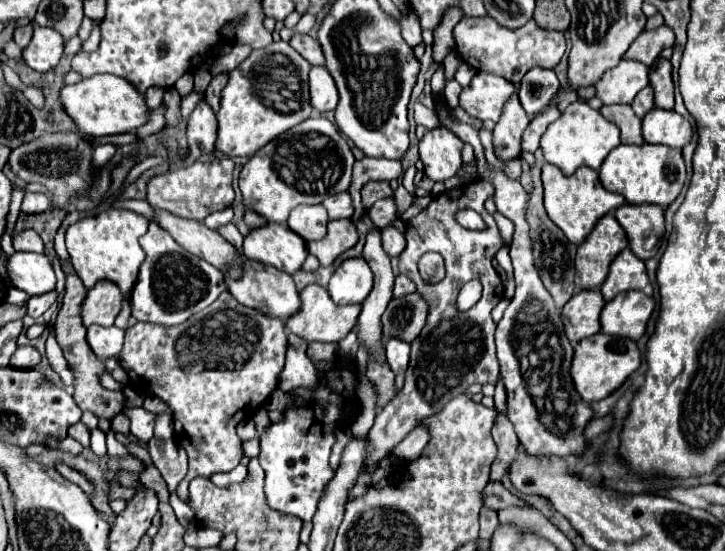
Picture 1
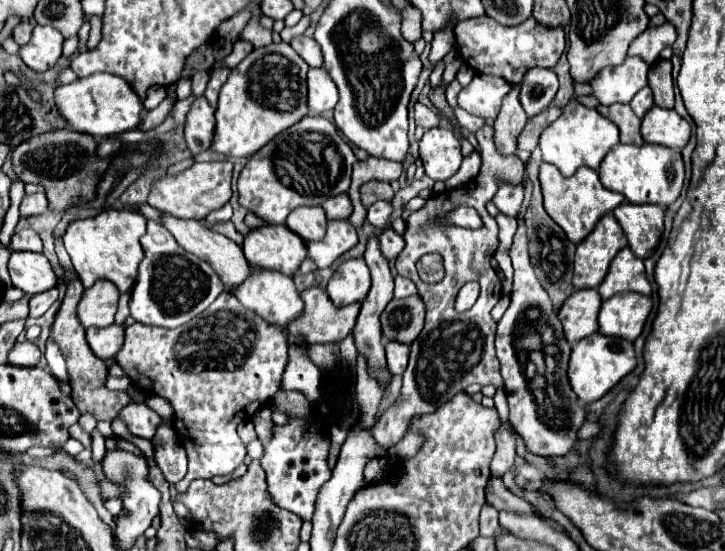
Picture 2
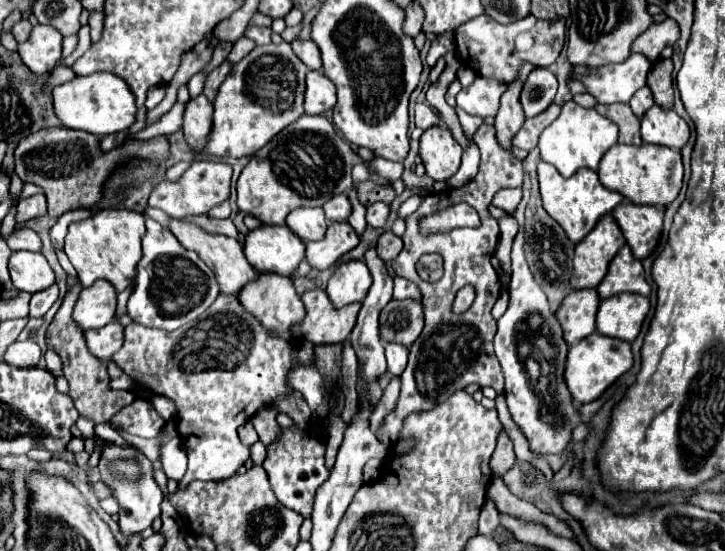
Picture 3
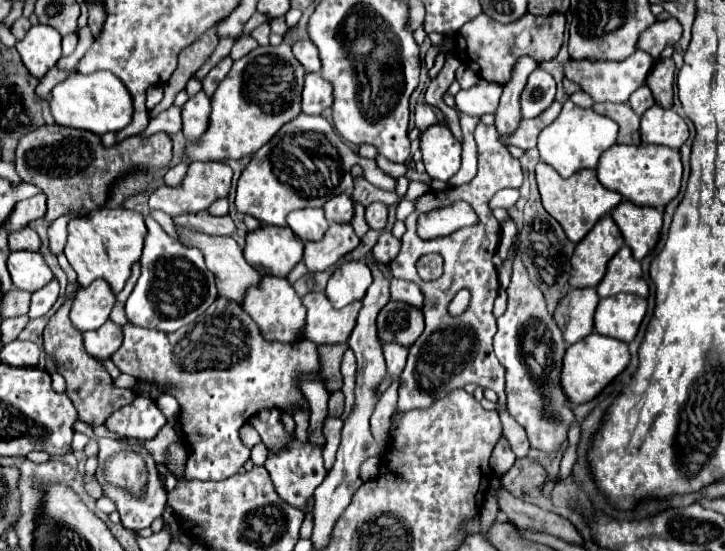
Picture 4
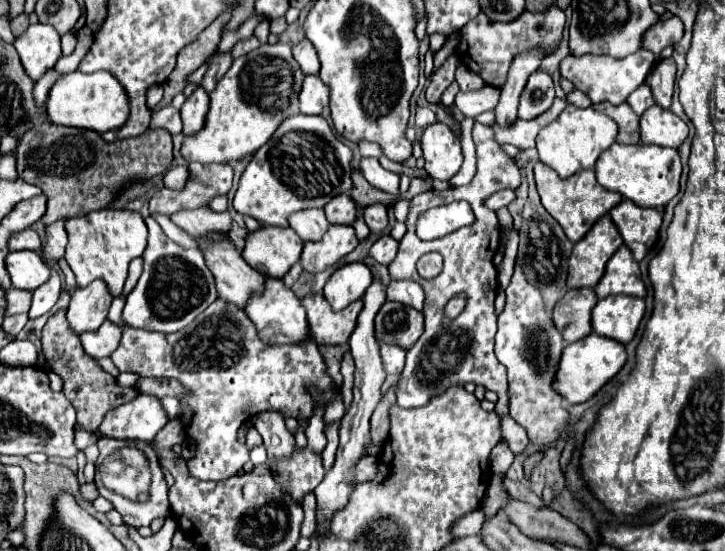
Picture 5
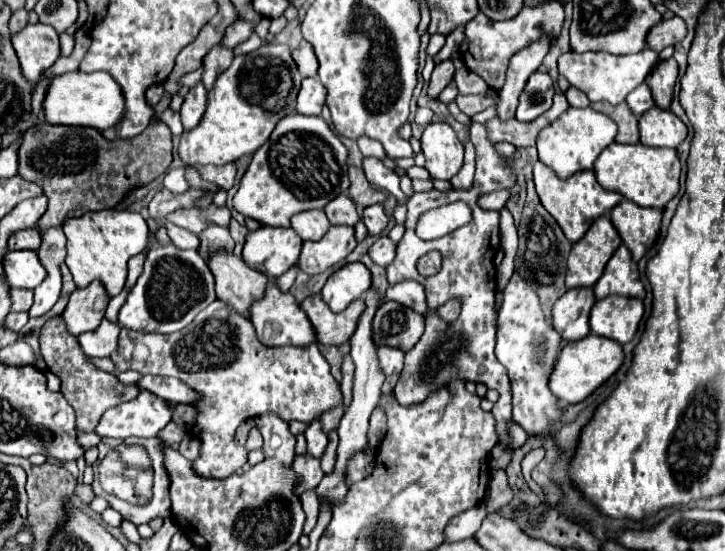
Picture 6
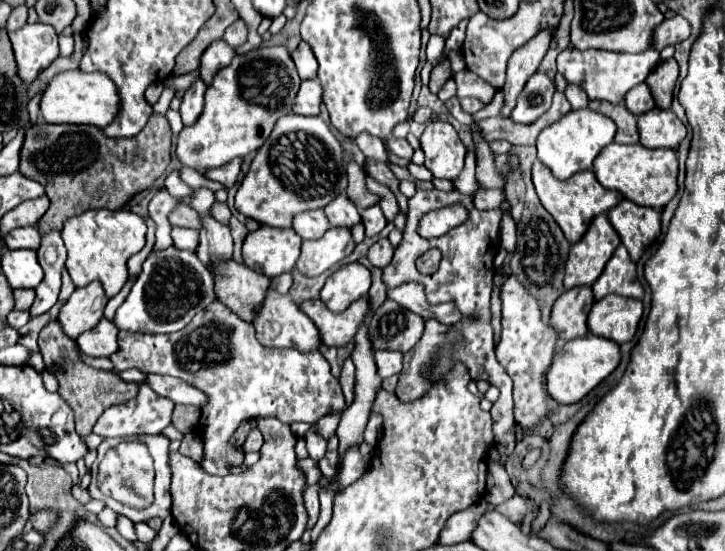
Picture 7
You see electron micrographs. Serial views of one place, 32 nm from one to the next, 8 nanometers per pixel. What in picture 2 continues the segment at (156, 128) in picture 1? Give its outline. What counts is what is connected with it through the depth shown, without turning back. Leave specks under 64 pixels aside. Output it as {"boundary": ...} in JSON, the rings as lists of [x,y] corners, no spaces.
{"boundary":[[[172,84],[172,86],[168,88],[168,98],[164,98],[164,102],[162,102],[158,108],[146,112],[144,122],[142,122],[142,126],[140,126],[140,132],[154,130],[156,126],[160,126],[160,124],[166,120],[166,114],[170,112],[170,106],[172,106],[172,102],[174,102],[174,94],[176,94],[176,84]]]}

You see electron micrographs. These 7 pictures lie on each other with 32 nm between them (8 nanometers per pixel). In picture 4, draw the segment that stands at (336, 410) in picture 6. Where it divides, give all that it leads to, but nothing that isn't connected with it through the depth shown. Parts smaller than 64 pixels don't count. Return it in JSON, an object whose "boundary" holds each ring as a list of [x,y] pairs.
{"boundary":[[[341,391],[331,393],[328,401],[328,416],[341,417],[344,411],[344,398]]]}

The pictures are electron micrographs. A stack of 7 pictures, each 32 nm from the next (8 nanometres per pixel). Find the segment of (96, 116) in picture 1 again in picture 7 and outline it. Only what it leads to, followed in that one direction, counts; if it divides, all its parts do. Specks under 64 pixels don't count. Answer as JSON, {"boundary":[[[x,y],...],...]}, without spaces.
{"boundary":[[[68,70],[54,76],[40,100],[40,114],[48,124],[90,124],[106,128],[114,122],[120,110],[116,84],[102,72],[86,74],[82,70]]]}

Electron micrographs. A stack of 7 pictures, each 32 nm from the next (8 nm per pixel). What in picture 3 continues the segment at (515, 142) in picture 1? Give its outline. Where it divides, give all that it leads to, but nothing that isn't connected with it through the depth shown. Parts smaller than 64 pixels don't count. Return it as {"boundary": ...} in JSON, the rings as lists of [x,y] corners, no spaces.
{"boundary":[[[522,64],[520,78],[516,82],[508,84],[508,90],[504,92],[502,102],[500,102],[500,110],[496,114],[496,122],[494,122],[496,140],[506,152],[512,150],[512,136],[516,136],[516,132],[522,128],[522,124],[526,120],[522,106],[520,106],[520,90],[522,90],[524,78],[528,76],[528,72],[532,68],[534,68],[532,64]]]}

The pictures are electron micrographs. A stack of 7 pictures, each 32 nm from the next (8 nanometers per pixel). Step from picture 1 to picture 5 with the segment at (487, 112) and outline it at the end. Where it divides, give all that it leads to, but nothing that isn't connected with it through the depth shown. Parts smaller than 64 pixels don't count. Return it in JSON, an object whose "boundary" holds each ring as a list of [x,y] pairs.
{"boundary":[[[484,84],[478,90],[470,90],[470,92],[458,92],[456,94],[456,108],[464,114],[464,116],[478,116],[482,112],[494,110],[500,98],[500,88]]]}

